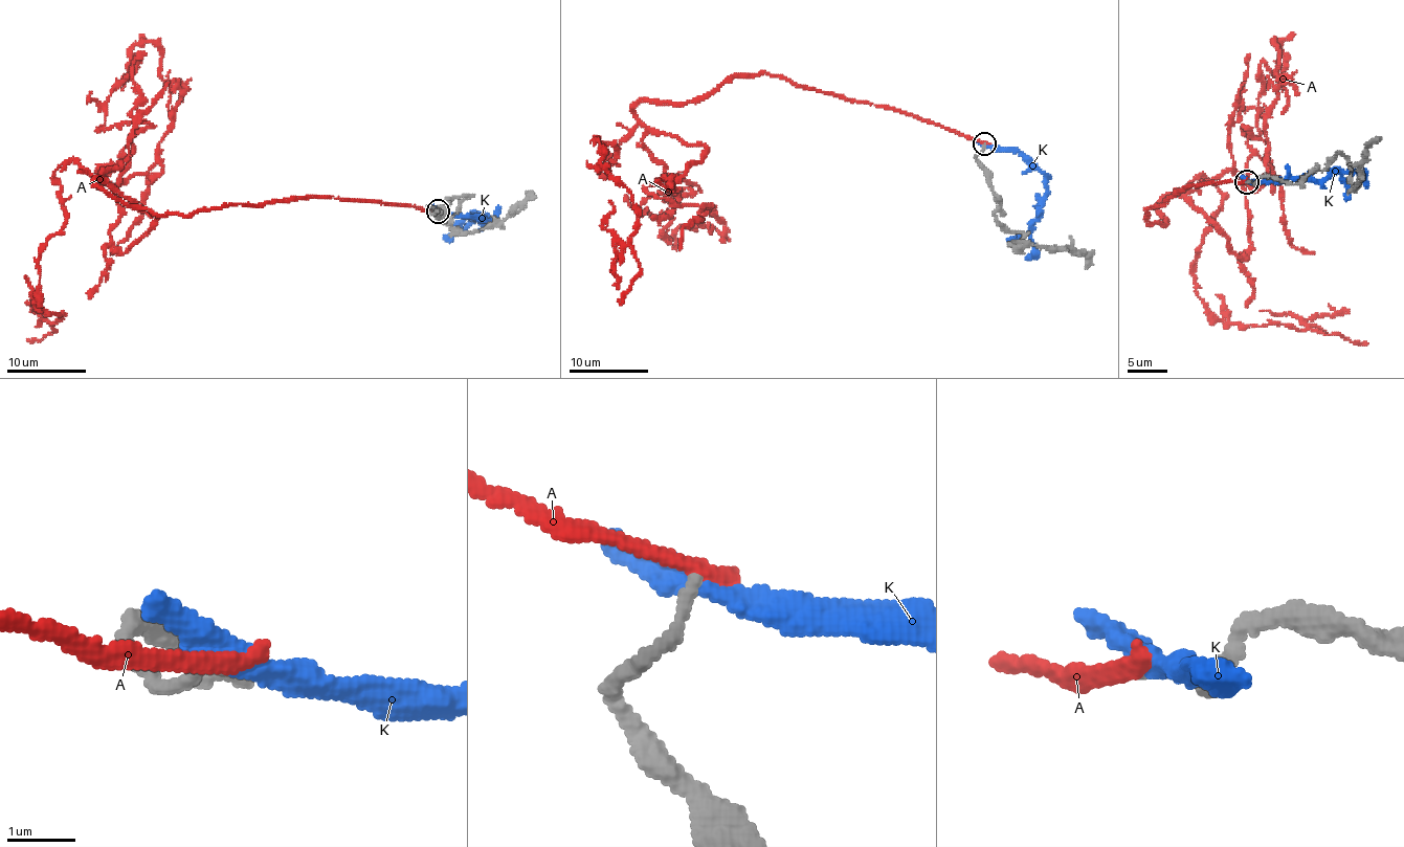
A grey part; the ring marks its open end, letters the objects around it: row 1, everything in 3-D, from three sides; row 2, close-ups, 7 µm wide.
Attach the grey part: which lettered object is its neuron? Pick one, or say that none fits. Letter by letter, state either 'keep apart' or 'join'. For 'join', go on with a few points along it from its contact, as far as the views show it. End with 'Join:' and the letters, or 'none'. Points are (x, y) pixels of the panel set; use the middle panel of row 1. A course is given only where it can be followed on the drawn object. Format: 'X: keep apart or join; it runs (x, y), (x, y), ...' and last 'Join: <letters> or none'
A: keep apart
K: keep apart
Join: none

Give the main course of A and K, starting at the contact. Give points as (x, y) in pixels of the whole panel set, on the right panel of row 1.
A: (1246, 182), (1189, 184), (1143, 217), (1161, 225), (1177, 194), (1241, 259), (1240, 129), (1256, 135), (1258, 70)
K: (1248, 182), (1327, 179), (1333, 173), (1353, 171), (1367, 187)

